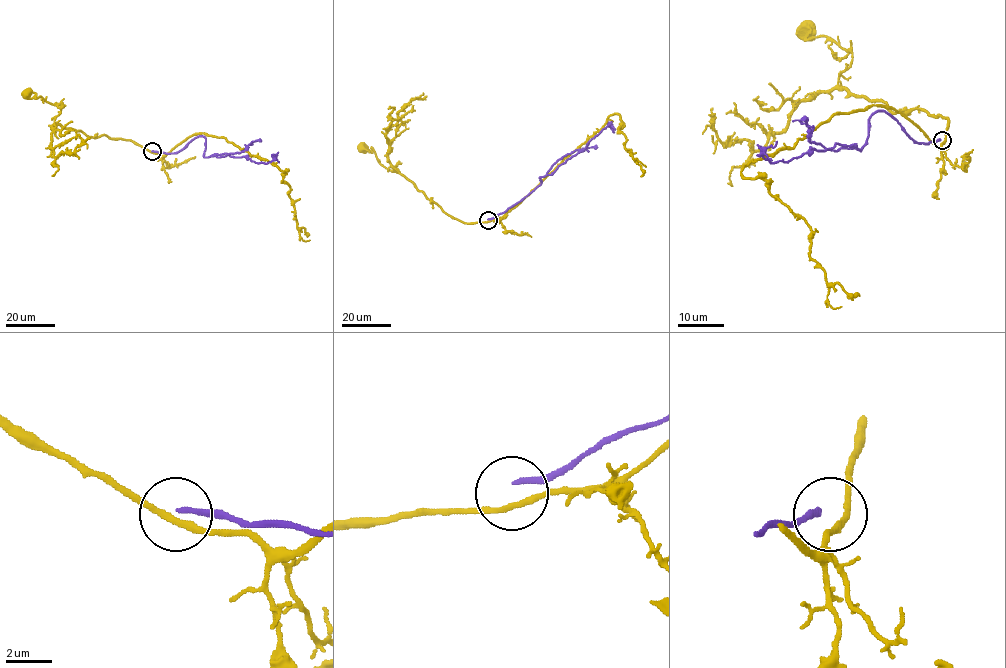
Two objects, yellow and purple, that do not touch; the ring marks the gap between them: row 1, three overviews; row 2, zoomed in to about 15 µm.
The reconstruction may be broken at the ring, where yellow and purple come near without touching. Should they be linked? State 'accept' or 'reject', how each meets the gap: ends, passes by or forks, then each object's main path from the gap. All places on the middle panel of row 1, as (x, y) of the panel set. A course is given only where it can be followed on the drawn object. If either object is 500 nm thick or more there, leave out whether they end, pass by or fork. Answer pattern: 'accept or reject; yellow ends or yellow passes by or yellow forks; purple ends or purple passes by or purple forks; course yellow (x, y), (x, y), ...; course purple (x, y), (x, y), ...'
reject; yellow passes by; purple ends; course yellow (488, 221), (466, 223), (452, 218), (391, 165), (396, 172), (385, 168), (372, 148), (371, 150), (363, 147); course purple (488, 219), (504, 213), (530, 193), (539, 185), (540, 176), (551, 174), (582, 151), (609, 125), (614, 132)

